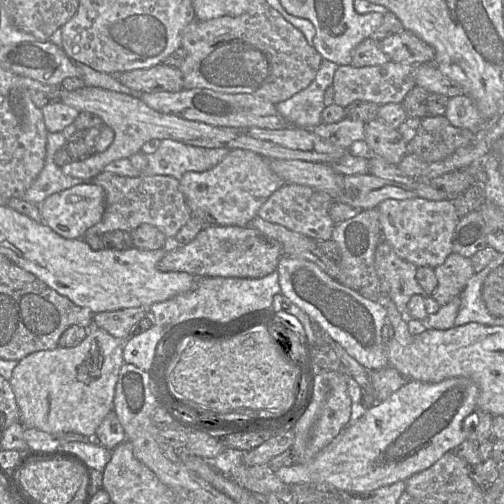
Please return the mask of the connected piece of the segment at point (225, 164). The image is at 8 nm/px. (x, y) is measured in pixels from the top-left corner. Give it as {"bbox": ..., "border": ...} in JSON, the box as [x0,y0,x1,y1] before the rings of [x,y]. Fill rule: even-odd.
{"bbox":[179,149,284,226],"border":[[[232,149],[216,166],[204,172],[186,172],[179,179],[180,190],[191,210],[192,216],[203,221],[205,225],[248,226],[258,216],[260,207],[284,184],[284,180],[272,171],[269,160],[253,151]]]}

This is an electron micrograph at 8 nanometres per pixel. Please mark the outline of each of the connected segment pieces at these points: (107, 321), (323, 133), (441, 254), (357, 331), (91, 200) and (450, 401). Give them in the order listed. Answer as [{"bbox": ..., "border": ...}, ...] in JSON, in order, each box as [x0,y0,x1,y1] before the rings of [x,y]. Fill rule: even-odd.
[{"bbox":[94,307,150,341],"border":[[[150,307],[123,308],[115,311],[98,312],[94,325],[106,330],[115,338],[125,341],[136,323],[149,314]]]},{"bbox":[312,117,366,149],"border":[[[345,117],[333,124],[321,122],[312,131],[320,138],[344,149],[349,149],[354,142],[364,141],[366,123]]]},{"bbox":[377,197,460,268],"border":[[[420,197],[404,200],[387,199],[377,206],[377,210],[379,213],[382,239],[387,241],[402,259],[417,267],[429,266],[436,268],[444,263],[446,258],[452,253],[453,235],[460,219],[456,213],[453,201],[448,199],[433,201]]]},{"bbox":[277,256,388,371],"border":[[[282,256],[277,272],[281,293],[302,309],[333,340],[368,371],[388,366],[382,327],[386,321],[383,301],[373,301],[357,290],[345,286],[329,276],[315,263]]]},{"bbox":[39,182,105,239],"border":[[[83,182],[66,190],[54,193],[39,204],[42,222],[66,239],[84,238],[85,232],[103,217],[105,191],[93,183]]]},{"bbox":[275,377,478,494],"border":[[[466,377],[448,378],[438,383],[406,382],[380,403],[359,411],[353,421],[310,462],[279,468],[275,474],[288,486],[323,486],[338,492],[363,494],[379,487],[406,481],[412,475],[431,467],[446,452],[467,438],[464,419],[476,409],[478,388]]]}]

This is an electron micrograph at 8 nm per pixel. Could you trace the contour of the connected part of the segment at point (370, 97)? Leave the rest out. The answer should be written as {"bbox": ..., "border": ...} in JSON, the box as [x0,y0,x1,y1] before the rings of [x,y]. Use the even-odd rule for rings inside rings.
{"bbox":[332,61,417,108],"border":[[[394,61],[377,66],[339,66],[332,82],[334,103],[344,108],[355,101],[374,102],[379,106],[388,103],[402,103],[406,95],[415,86],[417,66]]]}

